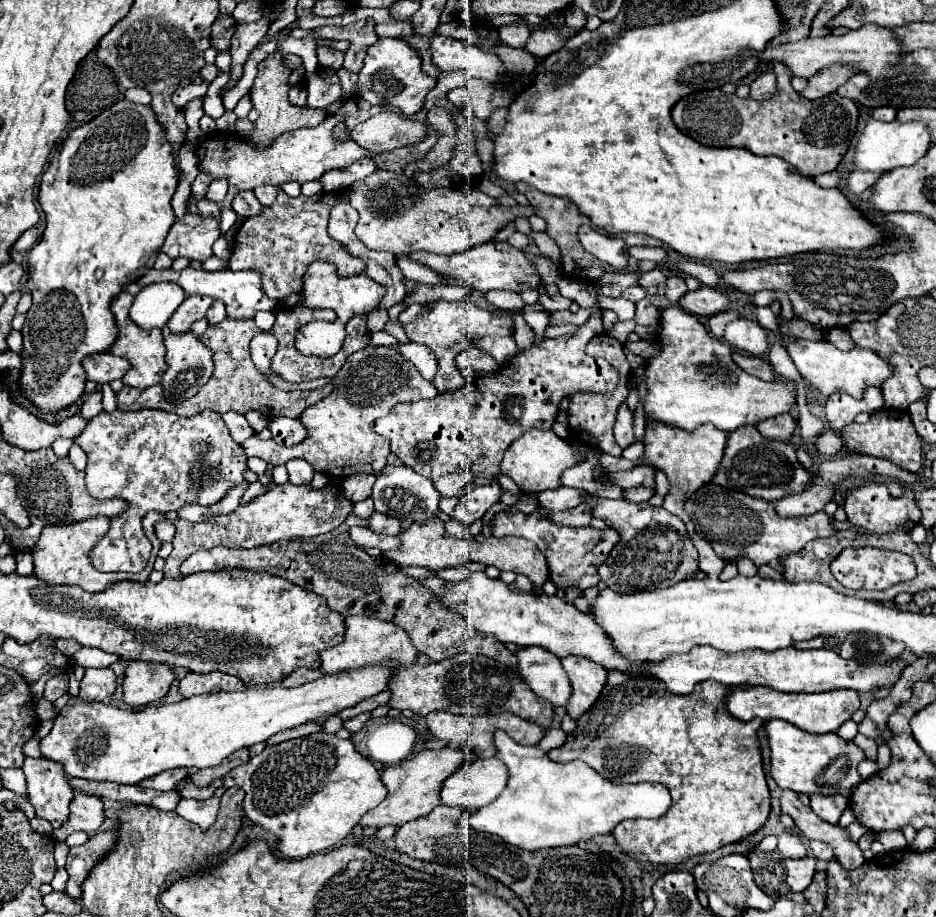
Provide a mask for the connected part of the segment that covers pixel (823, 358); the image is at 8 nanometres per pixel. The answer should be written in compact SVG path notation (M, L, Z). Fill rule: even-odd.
M794 339L786 345L788 355L792 357L798 373L814 387L818 389L824 397L842 391L848 393L856 399L862 397L862 387L866 385L882 385L882 381L886 377L890 377L890 365L886 361L882 361L874 351L868 349L850 349L850 351L840 351L838 347L834 347L828 341L802 341L802 339Z

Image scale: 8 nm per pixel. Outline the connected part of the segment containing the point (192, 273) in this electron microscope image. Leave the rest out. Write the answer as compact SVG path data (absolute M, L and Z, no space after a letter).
M186 267L184 271L174 271L174 269L164 269L164 271L156 271L156 269L150 269L146 275L142 275L140 279L136 279L134 283L144 287L144 285L150 285L150 283L160 283L160 281L172 281L172 283L178 283L186 295L208 295L212 299L218 299L226 305L226 315L230 319L252 319L258 311L272 311L278 303L274 303L272 299L266 297L266 293L262 291L262 285L260 285L260 279L258 275L254 275L254 271L230 271L230 269L224 269L224 271L214 271L214 273L208 273L208 271L196 271L192 267Z

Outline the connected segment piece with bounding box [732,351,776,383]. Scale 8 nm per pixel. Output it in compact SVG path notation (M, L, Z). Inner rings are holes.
M734 351L732 353L732 359L736 361L738 367L742 367L746 373L762 379L762 381L776 381L776 375L774 375L774 369L770 367L770 363L766 363L764 359L760 357L752 357L752 355L746 355L746 353L740 353L740 351Z

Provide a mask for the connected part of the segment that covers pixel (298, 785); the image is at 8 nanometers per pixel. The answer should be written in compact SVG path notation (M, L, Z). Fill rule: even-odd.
M322 731L266 747L260 755L250 757L248 763L228 771L224 775L224 787L240 787L246 793L246 817L276 837L276 849L286 859L298 859L328 851L352 831L352 827L366 811L374 809L386 797L386 787L380 781L380 773L366 757L356 751L354 743L350 739L338 739L336 735Z

